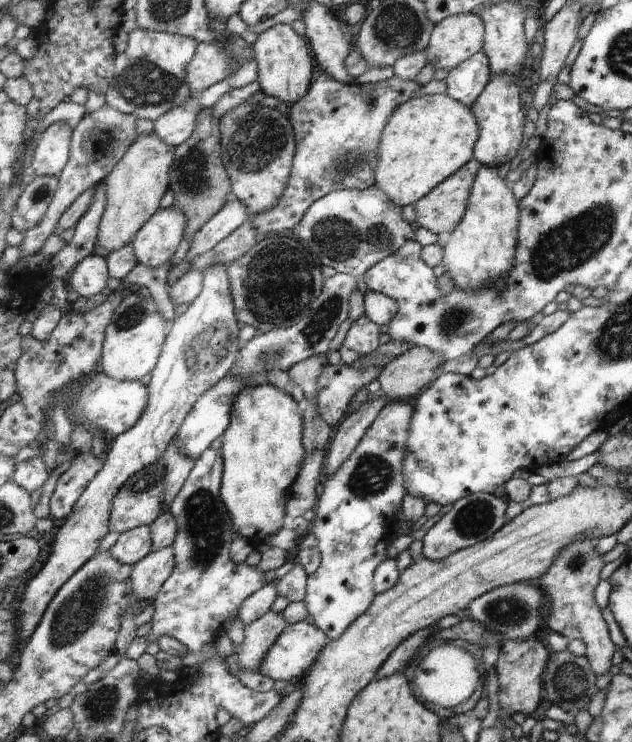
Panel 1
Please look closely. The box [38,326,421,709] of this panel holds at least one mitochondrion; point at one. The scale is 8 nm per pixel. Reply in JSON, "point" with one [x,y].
{"point":[72,619]}

